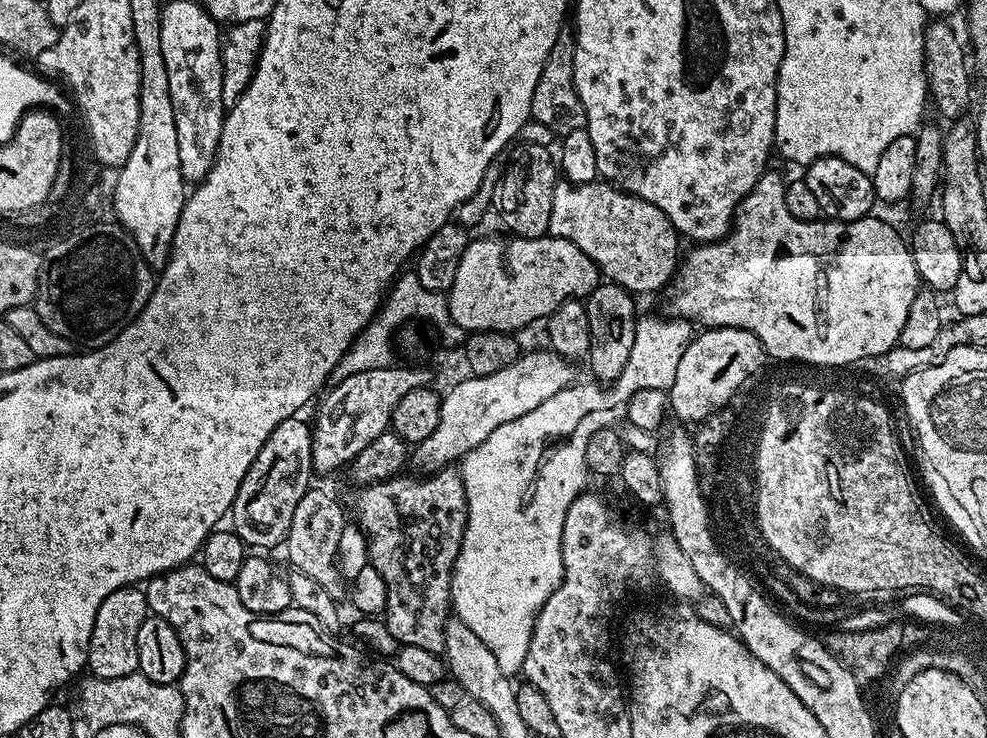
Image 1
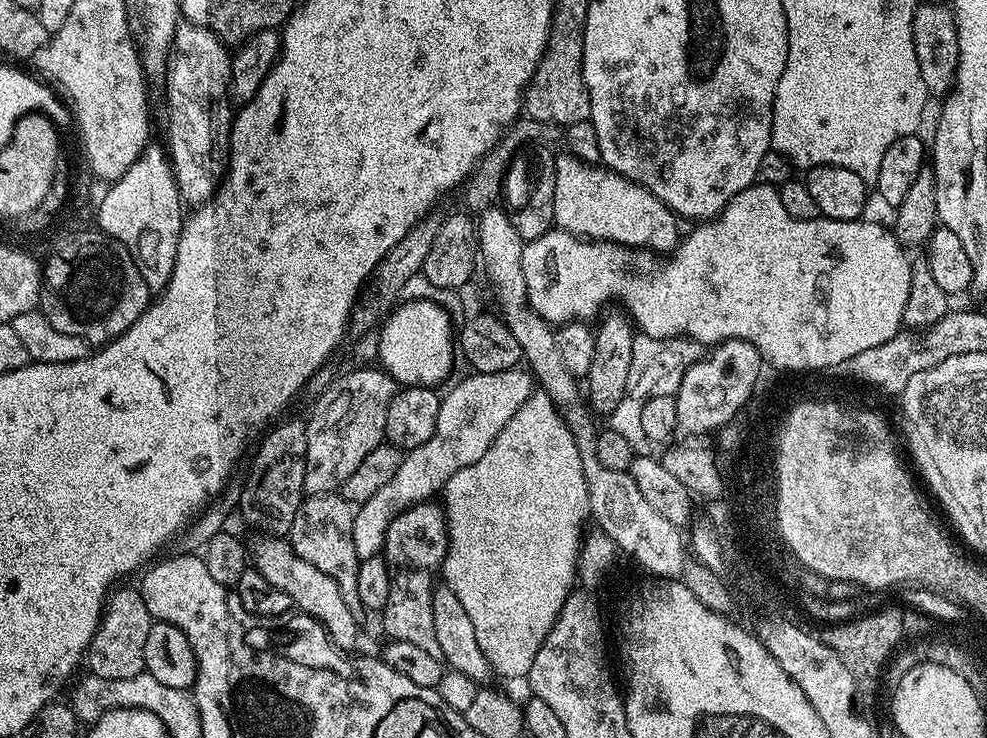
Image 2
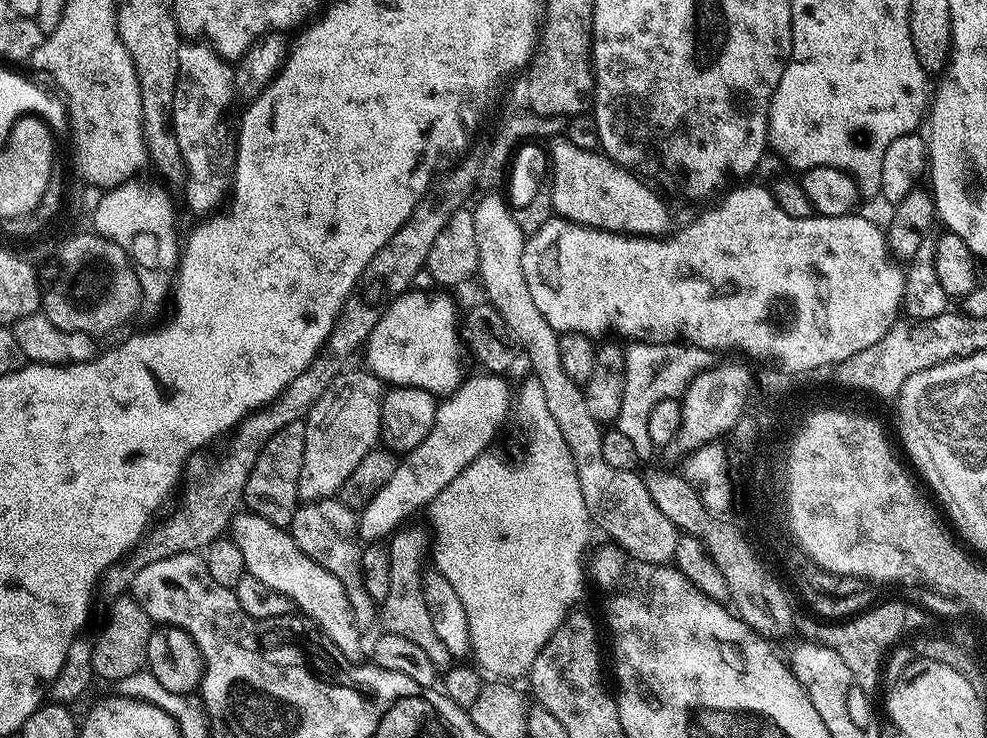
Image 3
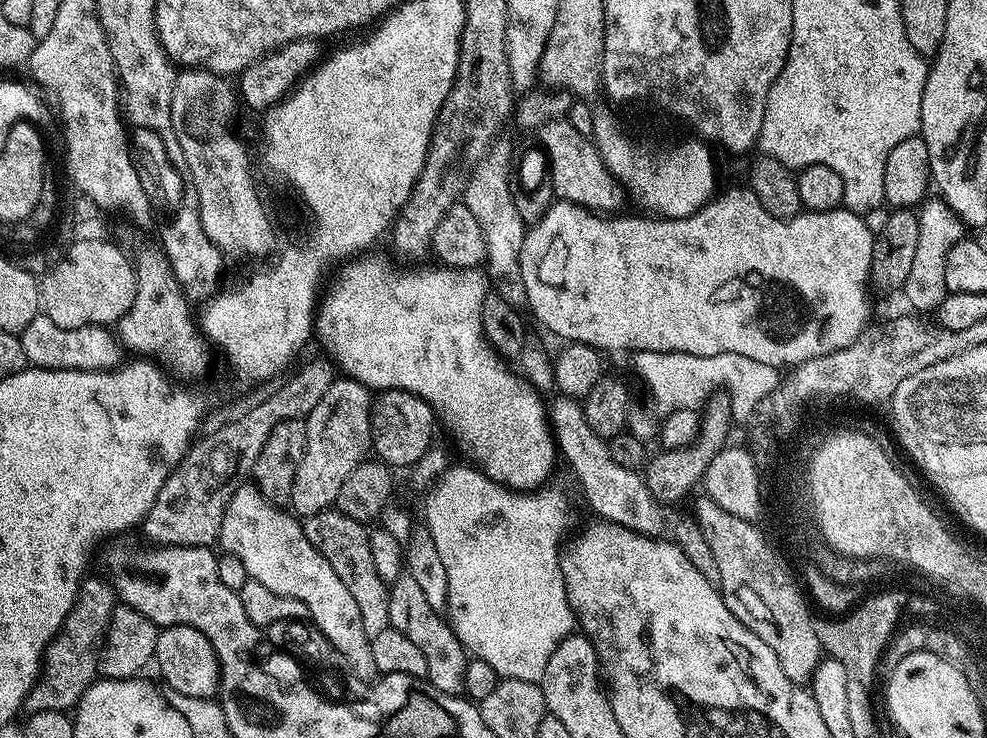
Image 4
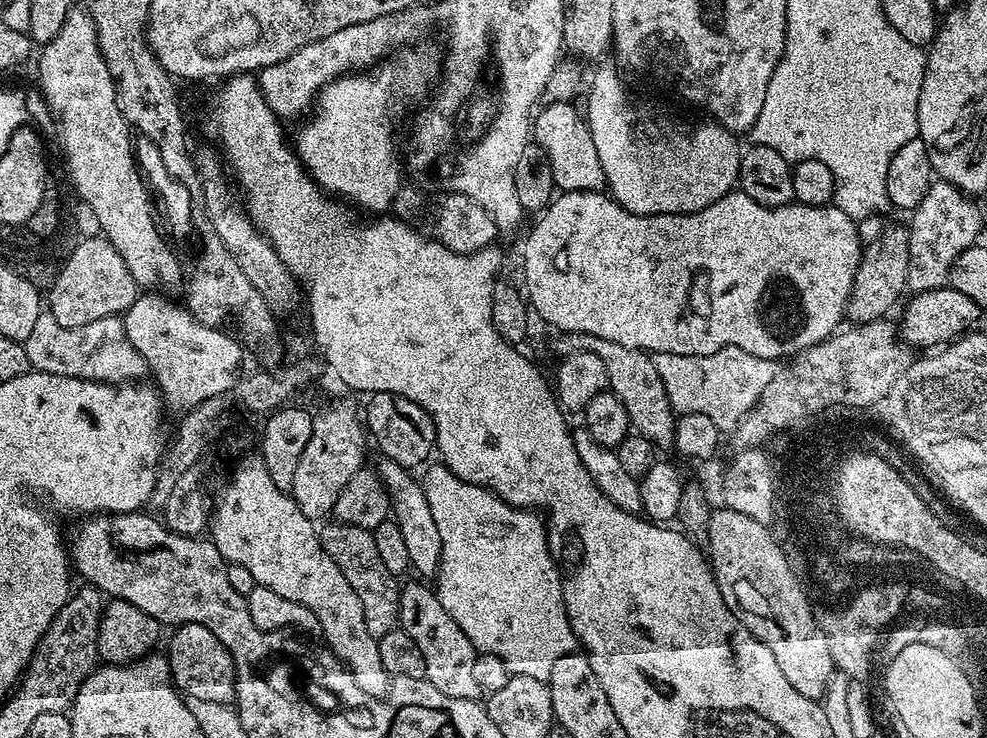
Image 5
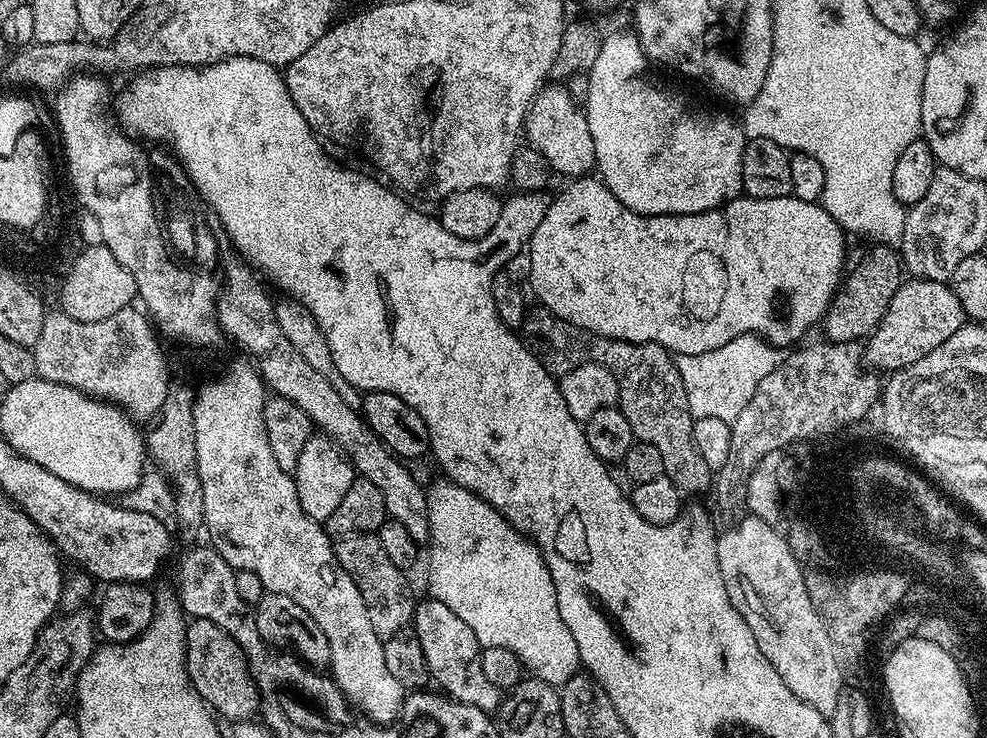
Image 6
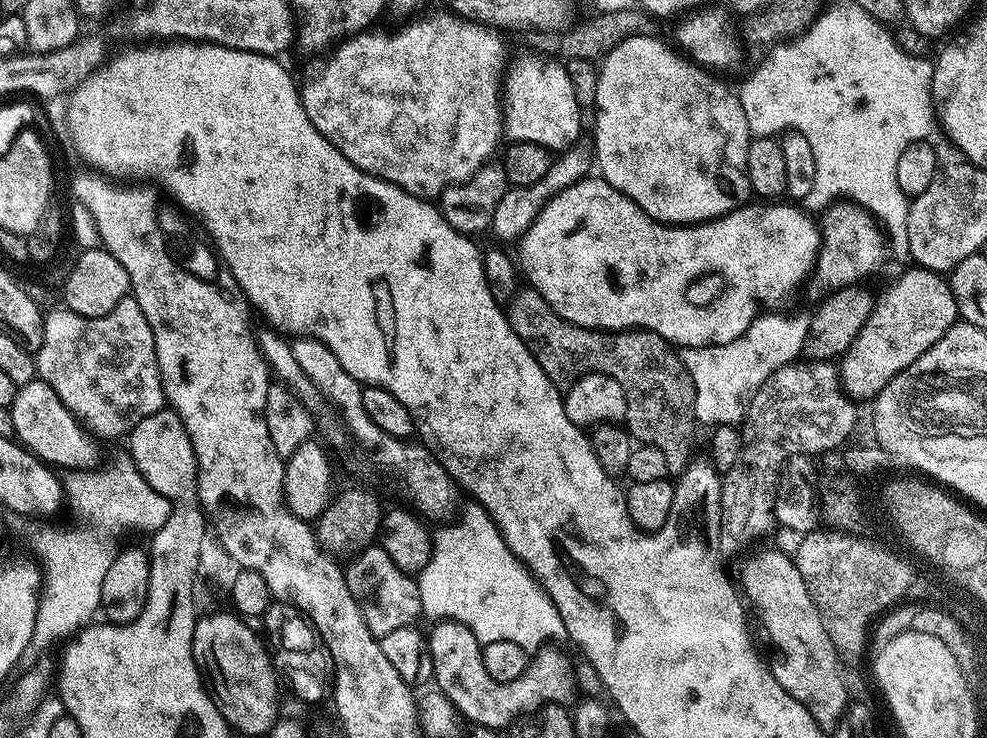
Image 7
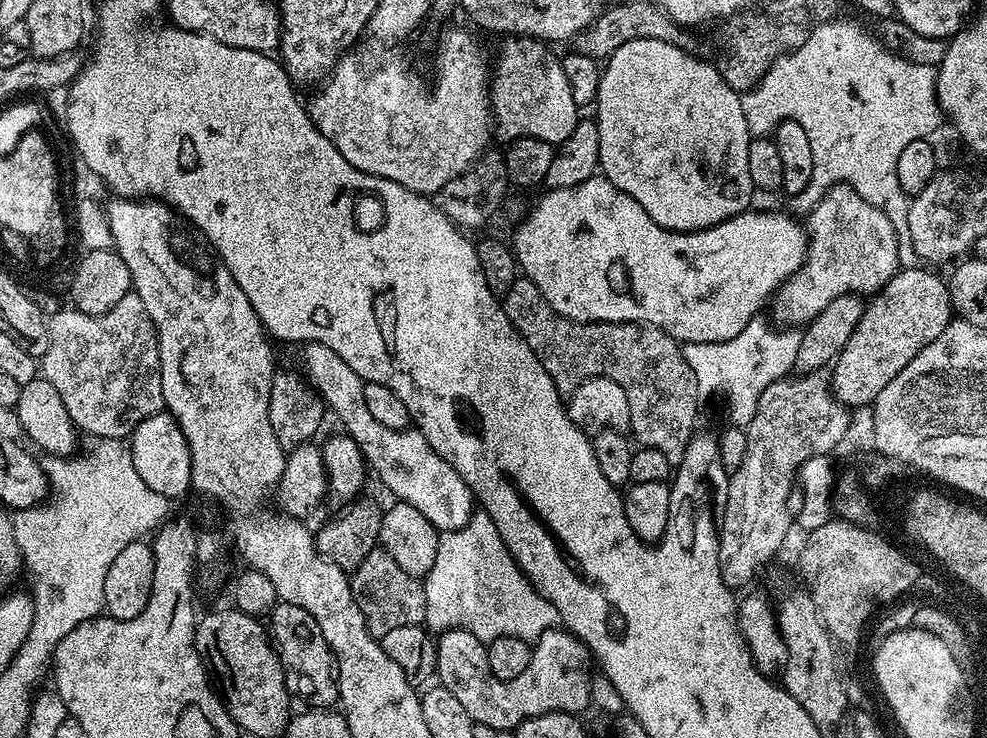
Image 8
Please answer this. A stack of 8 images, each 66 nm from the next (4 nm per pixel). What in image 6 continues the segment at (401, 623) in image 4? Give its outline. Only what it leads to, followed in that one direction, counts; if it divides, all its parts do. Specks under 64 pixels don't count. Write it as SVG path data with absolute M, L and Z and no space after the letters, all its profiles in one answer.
M425 598L421 604L419 601L415 605L410 628L422 646L422 654L426 654L428 675L440 683L439 691L443 695L489 714L499 709L502 689L494 686L494 682L489 682L486 674L482 674L482 649L478 638L474 638L474 630L470 630L470 626L466 626L466 622L462 622L462 618L450 610L450 606L442 606L442 602L431 598Z

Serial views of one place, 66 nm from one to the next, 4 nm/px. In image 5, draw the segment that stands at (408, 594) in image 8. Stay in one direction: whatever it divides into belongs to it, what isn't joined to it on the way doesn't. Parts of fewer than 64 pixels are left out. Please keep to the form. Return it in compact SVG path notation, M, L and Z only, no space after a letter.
M328 522L319 529L318 535L321 546L330 554L330 558L342 570L346 582L358 594L358 602L362 602L362 614L366 618L366 630L371 636L382 637L397 631L400 615L400 589L397 577L386 570L382 558L378 555L378 546L374 546L371 531L362 526L350 526L339 522Z

